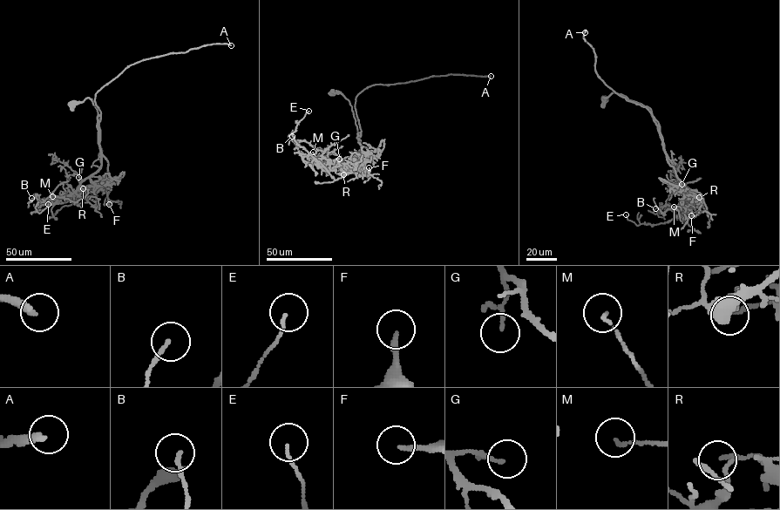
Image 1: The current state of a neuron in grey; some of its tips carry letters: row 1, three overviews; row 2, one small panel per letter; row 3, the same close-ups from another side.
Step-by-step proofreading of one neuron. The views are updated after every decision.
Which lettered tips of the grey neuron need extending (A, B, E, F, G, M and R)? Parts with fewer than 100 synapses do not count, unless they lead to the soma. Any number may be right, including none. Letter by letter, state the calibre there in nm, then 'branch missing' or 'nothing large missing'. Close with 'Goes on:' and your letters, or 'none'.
A: 260 nm thick; branch missing
B: 150 nm thick; nothing large missing
E: 90 nm thick; nothing large missing
F: 200 nm thick; nothing large missing
G: 80 nm thick; nothing large missing
M: 130 nm thick; nothing large missing
R: 110 nm thick; nothing large missing
Goes on: A

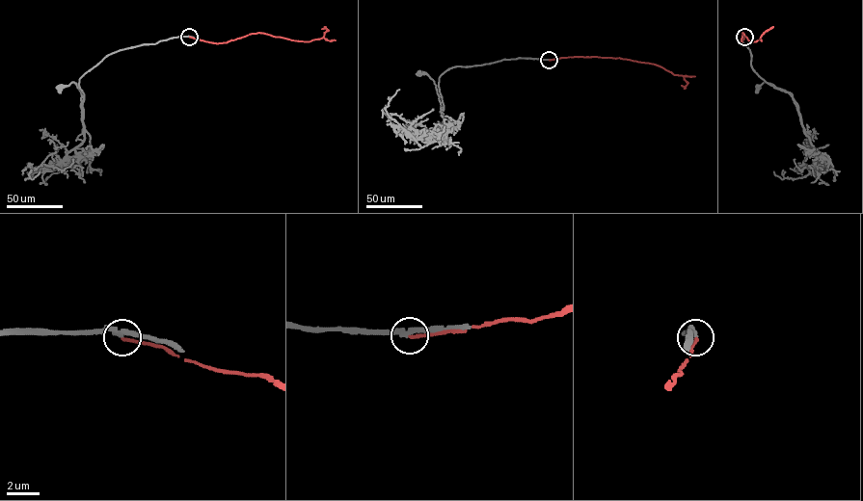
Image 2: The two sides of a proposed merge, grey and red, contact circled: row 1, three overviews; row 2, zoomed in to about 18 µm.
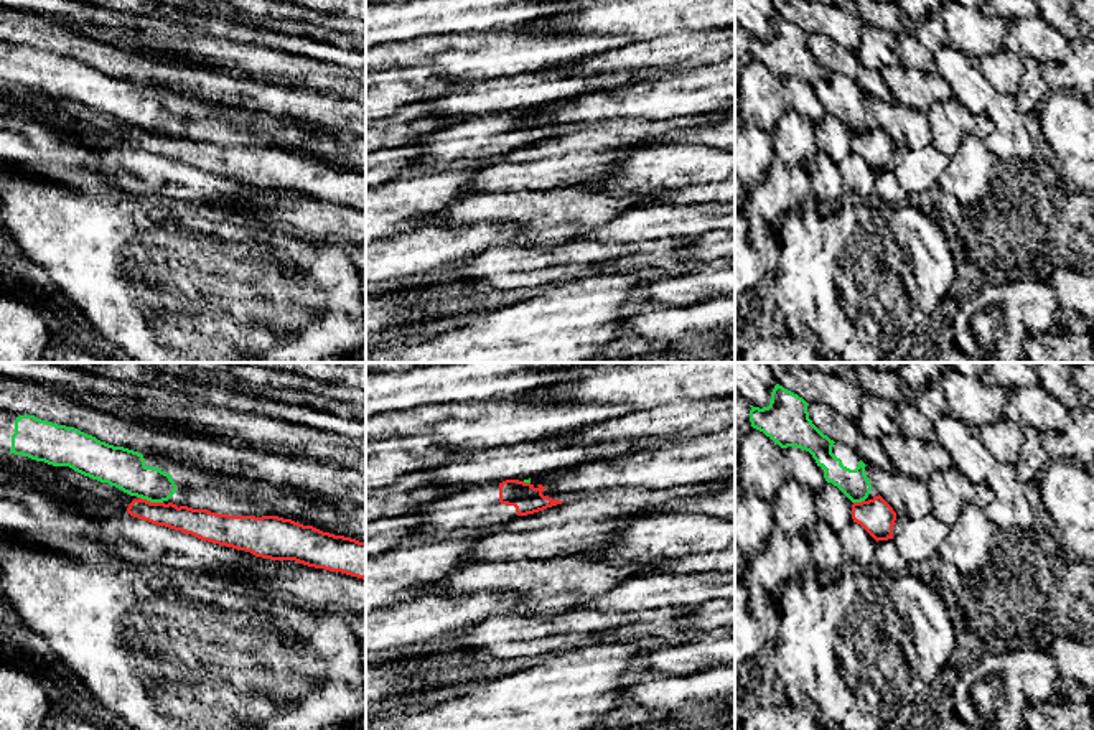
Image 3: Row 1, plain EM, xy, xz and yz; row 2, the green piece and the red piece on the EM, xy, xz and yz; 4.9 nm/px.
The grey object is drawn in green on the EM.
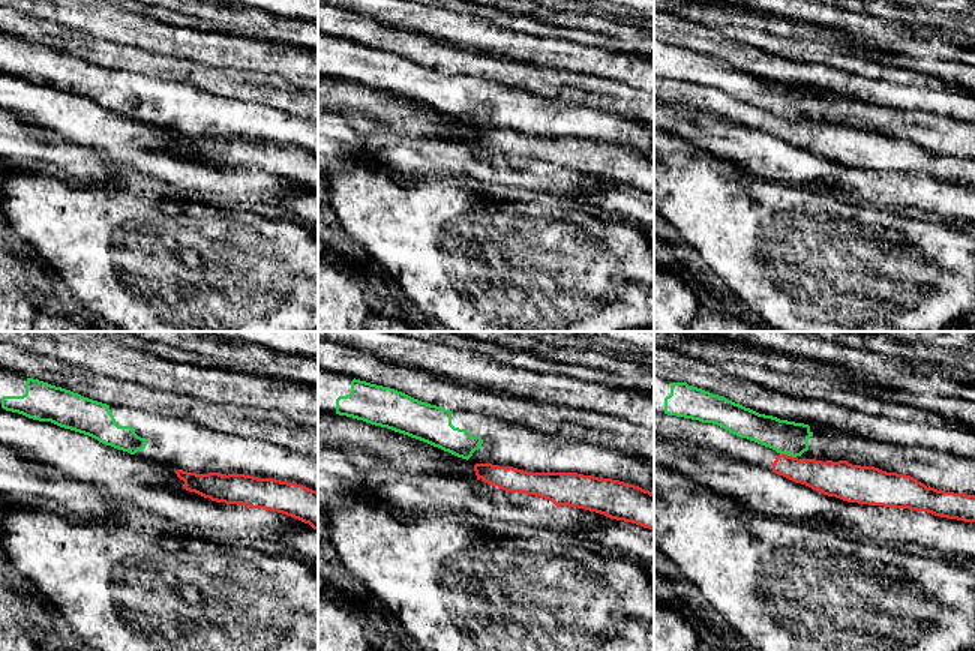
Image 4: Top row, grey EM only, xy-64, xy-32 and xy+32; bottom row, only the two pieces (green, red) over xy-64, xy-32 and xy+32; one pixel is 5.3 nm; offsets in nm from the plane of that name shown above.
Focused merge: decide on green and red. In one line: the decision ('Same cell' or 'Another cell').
Another cell

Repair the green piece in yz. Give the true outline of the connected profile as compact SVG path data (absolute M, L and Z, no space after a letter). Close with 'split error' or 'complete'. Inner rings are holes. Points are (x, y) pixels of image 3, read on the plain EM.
M776 15L768 38L750 36L750 53L781 79L796 77L809 82L817 97L825 101L827 114L837 117L852 133L865 132L872 122L865 105L867 96L860 91L855 101L844 97L832 84L835 73L812 54L807 36L802 28Z | complete

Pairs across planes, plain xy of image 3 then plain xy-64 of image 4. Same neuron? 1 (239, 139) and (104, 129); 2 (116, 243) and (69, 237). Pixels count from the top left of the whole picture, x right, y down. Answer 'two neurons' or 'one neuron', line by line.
1: two neurons
2: two neurons

